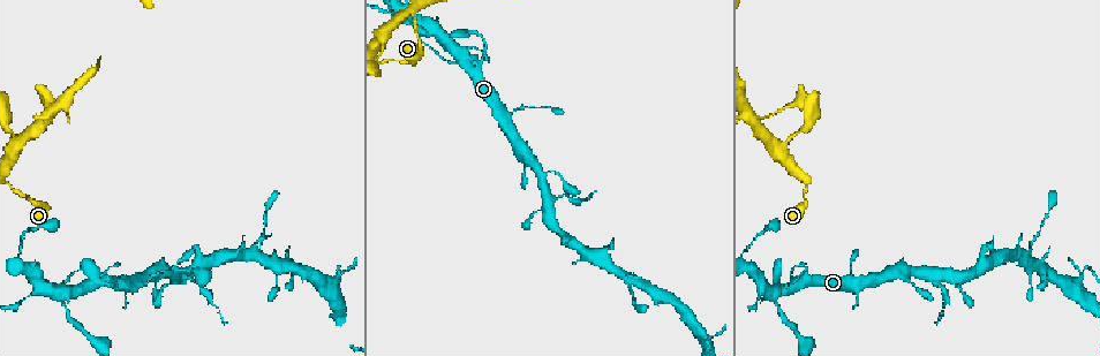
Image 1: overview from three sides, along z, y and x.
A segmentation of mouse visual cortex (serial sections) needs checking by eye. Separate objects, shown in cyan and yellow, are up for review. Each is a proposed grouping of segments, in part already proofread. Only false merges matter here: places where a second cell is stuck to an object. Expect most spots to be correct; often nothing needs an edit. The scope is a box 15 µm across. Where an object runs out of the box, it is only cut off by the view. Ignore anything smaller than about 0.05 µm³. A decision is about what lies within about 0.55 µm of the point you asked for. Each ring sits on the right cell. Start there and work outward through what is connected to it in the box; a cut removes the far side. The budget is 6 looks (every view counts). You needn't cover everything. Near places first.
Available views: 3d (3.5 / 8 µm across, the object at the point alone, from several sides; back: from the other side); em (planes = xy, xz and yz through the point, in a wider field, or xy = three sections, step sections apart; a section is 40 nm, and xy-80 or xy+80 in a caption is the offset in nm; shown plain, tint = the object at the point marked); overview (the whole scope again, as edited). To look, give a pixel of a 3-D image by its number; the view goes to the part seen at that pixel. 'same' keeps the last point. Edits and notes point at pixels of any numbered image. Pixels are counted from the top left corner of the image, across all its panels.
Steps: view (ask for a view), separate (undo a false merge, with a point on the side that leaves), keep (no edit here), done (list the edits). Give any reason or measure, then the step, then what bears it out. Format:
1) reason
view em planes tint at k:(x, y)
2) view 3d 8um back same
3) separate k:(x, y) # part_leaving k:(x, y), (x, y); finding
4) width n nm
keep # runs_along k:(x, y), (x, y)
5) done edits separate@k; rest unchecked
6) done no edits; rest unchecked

three-way junction
view 3d 3.5um at 1:(139, 284)

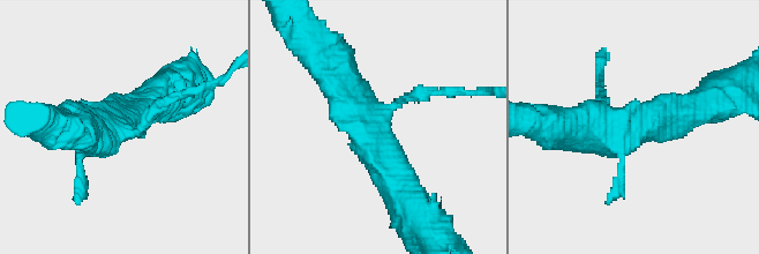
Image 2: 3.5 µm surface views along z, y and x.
keep # runs_along 2:(324, 61), (391, 165), (396, 186); one cell here

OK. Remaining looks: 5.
side arm on a straight run
view 3d 3.5um at 1:(1019, 259)

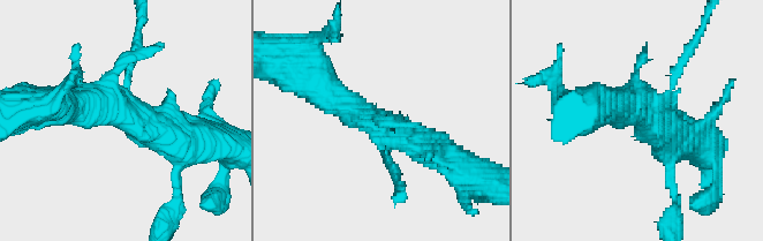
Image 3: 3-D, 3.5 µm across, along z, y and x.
view em xy step 1 tint at 3:(642, 114)

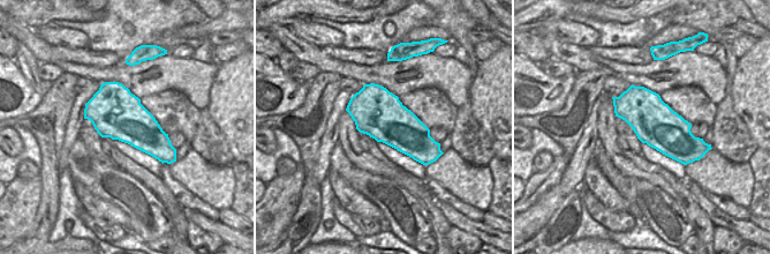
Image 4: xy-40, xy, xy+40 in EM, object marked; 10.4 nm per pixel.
keep # runs_along 3:(318, 82), (346, 106), (445, 153); one cell here

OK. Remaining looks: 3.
sharp bend
view 3d 8um back at 1:(339, 268)

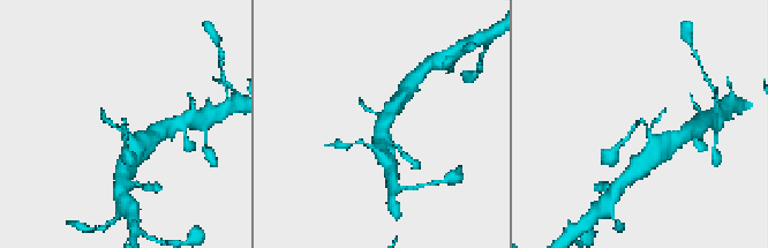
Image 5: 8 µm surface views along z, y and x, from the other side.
closer look
view 3d 3.5um at 5:(638, 122)

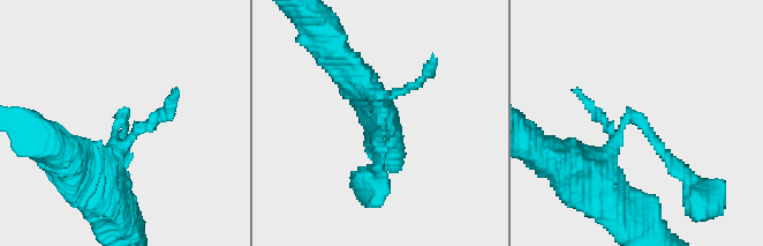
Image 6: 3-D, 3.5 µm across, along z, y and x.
arm_widths 150, 400 nm
view em xy step 5 tint at 6:(384, 115)

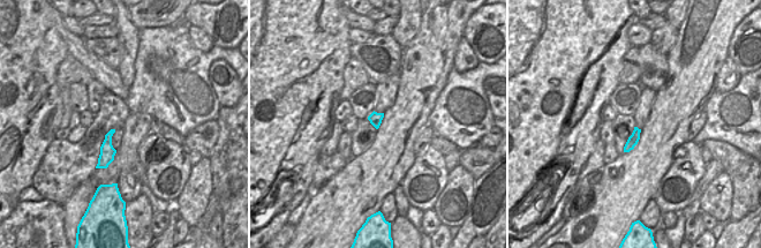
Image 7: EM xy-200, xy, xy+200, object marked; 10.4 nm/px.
keep # runs_along 6:(350, 71), (383, 116), (371, 159); continuous, no second cell

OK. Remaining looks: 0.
done no edits; rest unchecked

